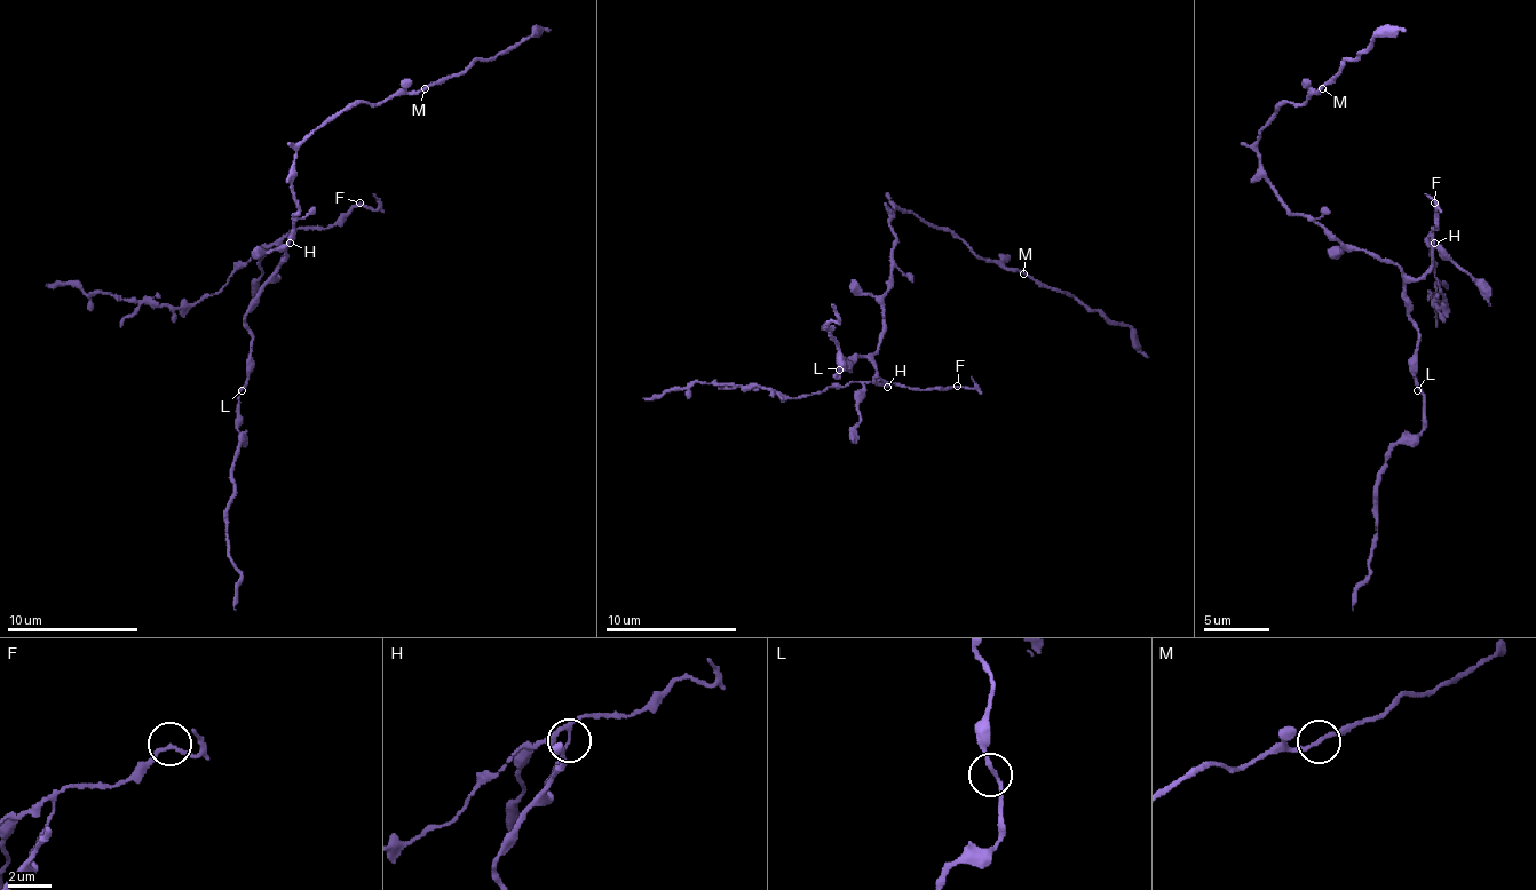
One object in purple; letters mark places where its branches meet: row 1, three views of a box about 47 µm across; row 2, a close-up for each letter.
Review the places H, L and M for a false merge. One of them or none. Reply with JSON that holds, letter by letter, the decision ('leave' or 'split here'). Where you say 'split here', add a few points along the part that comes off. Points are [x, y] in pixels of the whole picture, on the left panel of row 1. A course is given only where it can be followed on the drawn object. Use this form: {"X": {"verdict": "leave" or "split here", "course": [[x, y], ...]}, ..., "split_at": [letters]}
{"H": {"verdict": "split here", "course": [[291, 243], [287, 236], [261, 245], [218, 292], [179, 308], [159, 301], [119, 301], [90, 292], [44, 285]]}, "L": {"verdict": "leave"}, "M": {"verdict": "leave"}, "split_at": ["H"]}

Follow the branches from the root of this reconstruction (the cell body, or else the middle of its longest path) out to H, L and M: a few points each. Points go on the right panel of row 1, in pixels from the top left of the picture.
H: (1335, 239), (1382, 259), (1391, 259), (1414, 278), (1431, 265), (1434, 243)
L: (1335, 239), (1387, 259), (1401, 271), (1408, 315), (1417, 331), (1417, 390)
M: (1335, 239), (1306, 216), (1292, 216), (1285, 209), (1257, 150), (1259, 134), (1285, 101), (1303, 104), (1322, 88)

